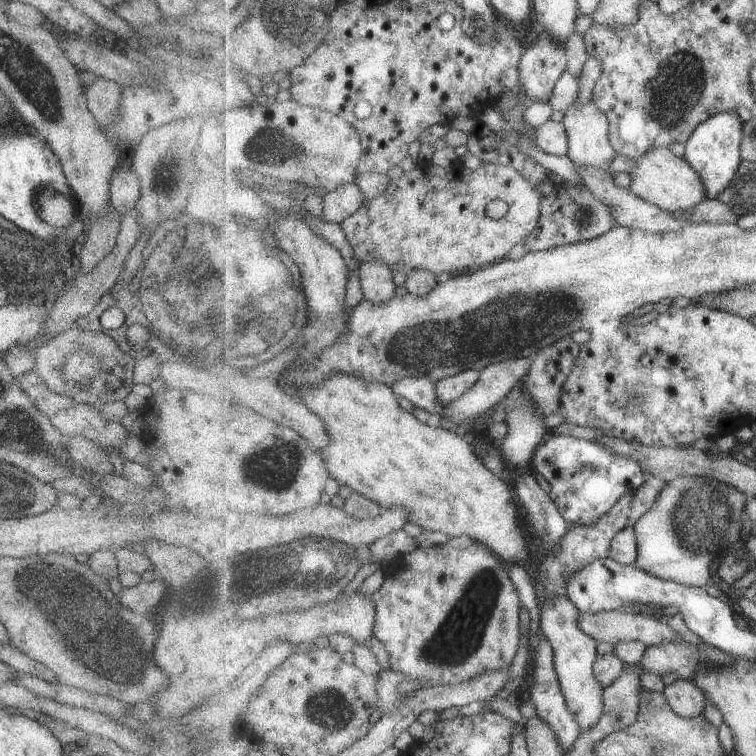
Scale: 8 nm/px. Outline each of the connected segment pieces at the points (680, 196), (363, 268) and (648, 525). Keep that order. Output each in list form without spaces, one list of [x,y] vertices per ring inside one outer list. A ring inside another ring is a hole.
[[[657,147],[636,159],[635,168],[631,172],[629,189],[639,198],[663,210],[668,210],[670,213],[689,210],[708,198],[700,174],[684,156],[676,155],[668,147]]]
[[[367,261],[360,265],[360,284],[364,299],[372,303],[386,303],[395,296],[395,272],[385,261]]]
[[[677,477],[661,491],[653,508],[646,512],[636,524],[638,536],[638,559],[636,564],[643,570],[664,578],[692,587],[706,587],[711,584],[711,568],[715,558],[732,548],[741,538],[745,520],[745,504],[749,496],[737,487],[727,485],[709,477]]]

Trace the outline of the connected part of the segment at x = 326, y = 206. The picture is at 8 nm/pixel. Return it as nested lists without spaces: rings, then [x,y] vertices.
[[[347,183],[323,197],[321,217],[329,223],[342,223],[348,216],[360,210],[366,201],[359,184]]]

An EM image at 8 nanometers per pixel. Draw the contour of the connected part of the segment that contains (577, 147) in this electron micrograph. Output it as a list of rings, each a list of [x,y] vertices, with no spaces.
[[[591,98],[588,103],[580,107],[577,102],[564,111],[562,120],[566,126],[569,137],[569,152],[567,156],[579,165],[595,165],[596,167],[608,170],[611,161],[617,156],[615,148],[610,141],[610,120]]]

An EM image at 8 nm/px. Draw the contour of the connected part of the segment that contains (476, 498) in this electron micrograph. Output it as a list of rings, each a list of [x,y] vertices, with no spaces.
[[[348,373],[332,375],[323,385],[304,385],[298,393],[321,420],[331,444],[322,450],[328,469],[339,484],[364,494],[384,509],[404,507],[410,512],[409,522],[423,530],[437,530],[449,538],[466,534],[493,549],[507,564],[523,565],[529,560],[529,538],[521,527],[524,513],[519,513],[514,486],[497,476],[476,453],[467,434],[459,429],[427,426],[401,408],[396,392],[378,382],[367,382]]]

